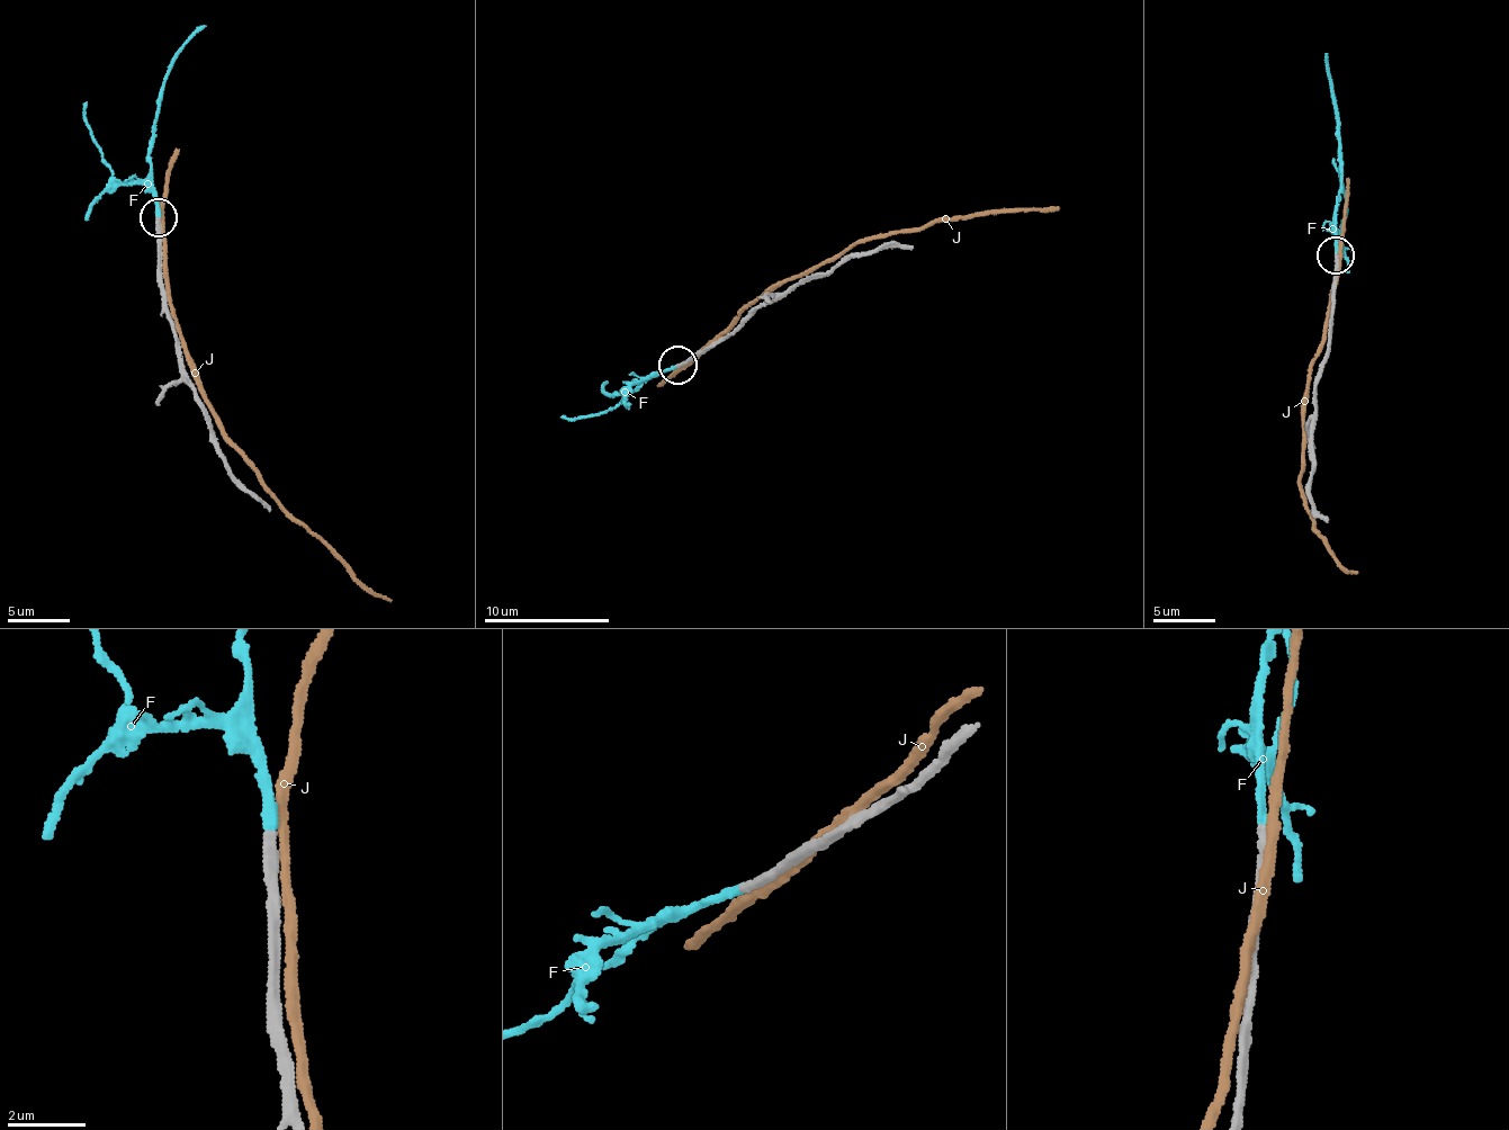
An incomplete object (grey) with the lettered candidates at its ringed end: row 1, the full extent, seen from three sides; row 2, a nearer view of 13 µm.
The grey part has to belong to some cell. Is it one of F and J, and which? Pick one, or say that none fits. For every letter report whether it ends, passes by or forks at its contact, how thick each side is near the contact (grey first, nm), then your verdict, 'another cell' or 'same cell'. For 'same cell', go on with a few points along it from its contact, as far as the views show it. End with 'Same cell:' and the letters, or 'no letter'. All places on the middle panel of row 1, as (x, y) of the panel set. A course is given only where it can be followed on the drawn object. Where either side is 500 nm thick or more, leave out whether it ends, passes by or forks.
F: it ends | 240/240 nm | same cell | via (675, 365), (612, 396), (601, 391), (608, 382)
J: it passes by | 320/240 nm | another cell
Same cell: F

